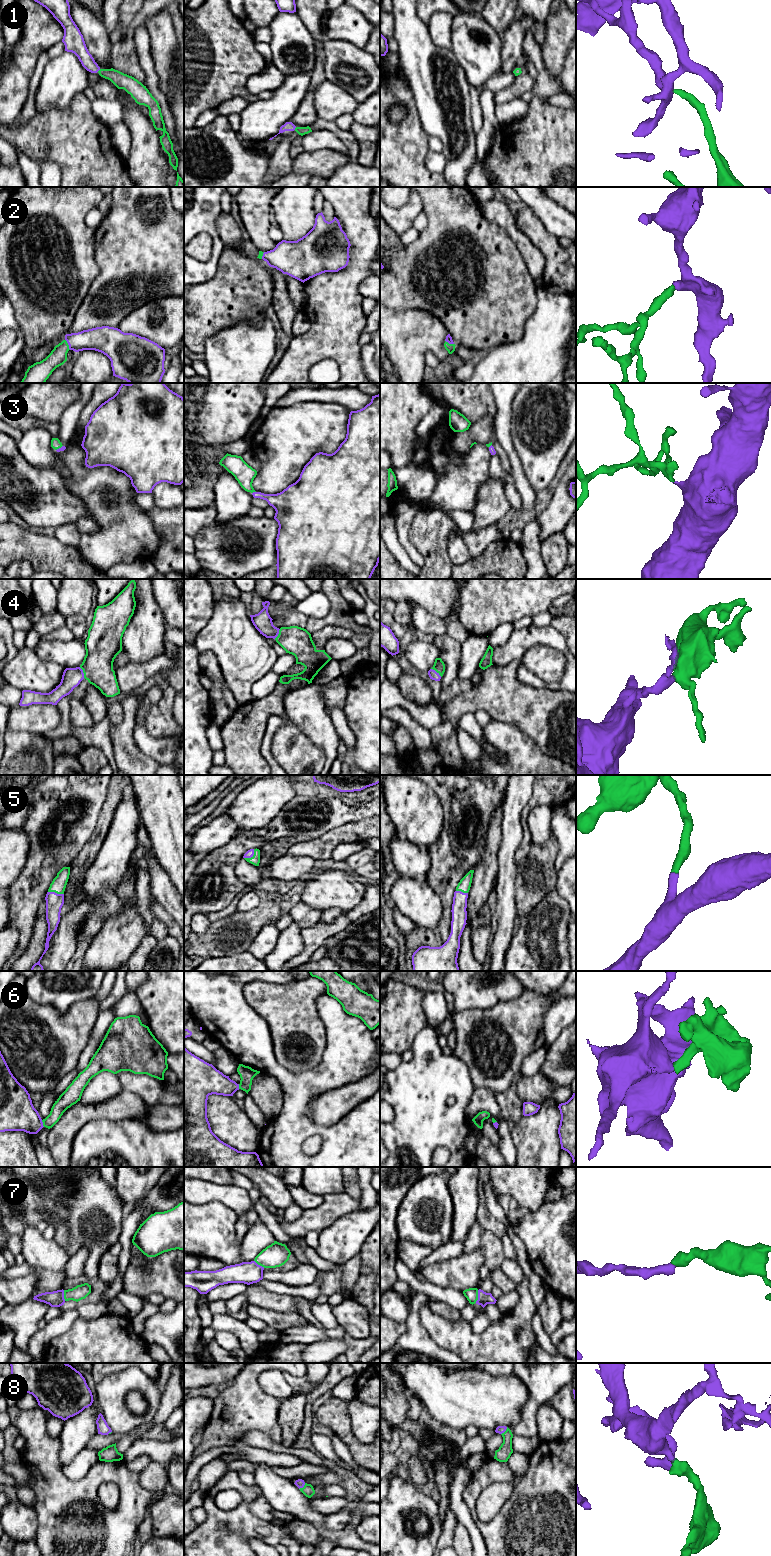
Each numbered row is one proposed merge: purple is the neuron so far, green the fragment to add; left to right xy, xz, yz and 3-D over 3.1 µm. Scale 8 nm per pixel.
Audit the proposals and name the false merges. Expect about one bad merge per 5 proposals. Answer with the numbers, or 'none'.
none

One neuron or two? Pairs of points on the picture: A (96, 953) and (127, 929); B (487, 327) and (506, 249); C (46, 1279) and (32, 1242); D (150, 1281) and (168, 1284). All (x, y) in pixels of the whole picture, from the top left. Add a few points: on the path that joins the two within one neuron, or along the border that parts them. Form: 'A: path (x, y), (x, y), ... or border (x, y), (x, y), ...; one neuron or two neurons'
A: path (104, 952), (119, 937); one neuron
B: path (487, 308), (487, 268); one neuron
C: path (46, 1270), (46, 1259), (38, 1251); one neuron
D: path (154, 1281), (164, 1281); one neuron

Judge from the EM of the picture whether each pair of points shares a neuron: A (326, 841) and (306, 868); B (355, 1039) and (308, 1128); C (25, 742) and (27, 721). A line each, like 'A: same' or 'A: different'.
A: different
B: same
C: different

